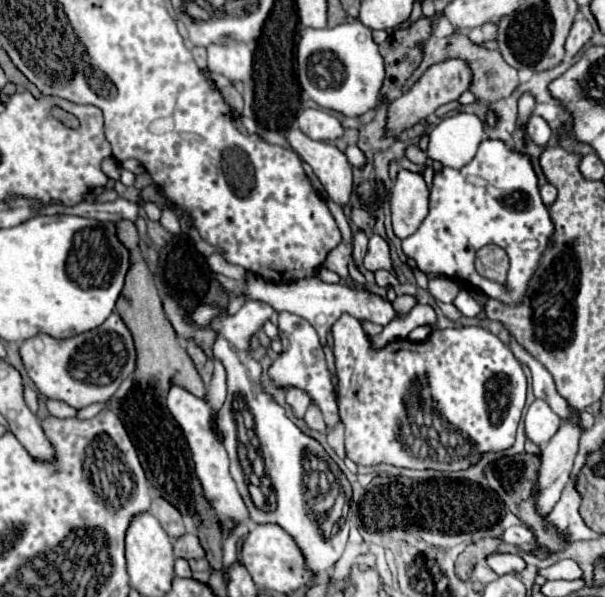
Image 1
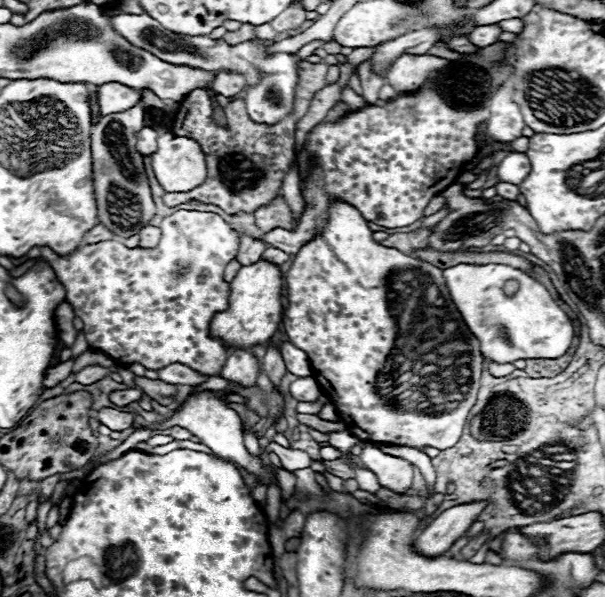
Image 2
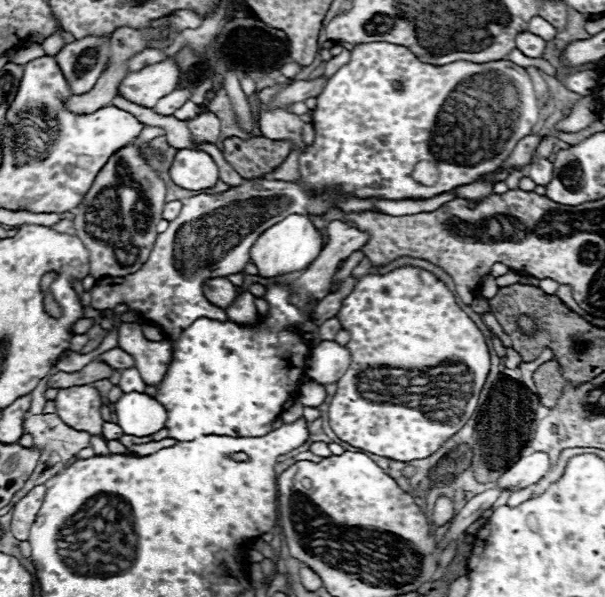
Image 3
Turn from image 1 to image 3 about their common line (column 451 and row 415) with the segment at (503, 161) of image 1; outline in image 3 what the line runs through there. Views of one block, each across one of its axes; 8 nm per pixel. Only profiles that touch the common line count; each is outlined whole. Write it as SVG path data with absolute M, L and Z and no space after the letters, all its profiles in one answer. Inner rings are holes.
M272 284L266 290L266 302L270 304L270 316L262 316L256 324L256 328L246 328L246 326L238 326L234 322L218 322L218 320L210 320L210 318L198 318L194 324L190 324L190 328L186 328L182 332L182 336L178 338L178 342L174 342L174 358L172 364L168 368L166 378L162 380L160 388L158 388L158 402L166 408L168 412L168 420L166 420L166 428L170 430L170 438L176 440L194 440L198 436L208 436L208 434L216 434L216 436L264 436L266 432L272 430L274 420L278 418L278 414L282 412L282 404L288 396L294 396L298 390L298 378L304 374L306 368L306 356L310 352L310 348L306 344L302 344L302 338L298 334L298 326L304 322L304 314L288 304L288 292L282 290L282 284Z

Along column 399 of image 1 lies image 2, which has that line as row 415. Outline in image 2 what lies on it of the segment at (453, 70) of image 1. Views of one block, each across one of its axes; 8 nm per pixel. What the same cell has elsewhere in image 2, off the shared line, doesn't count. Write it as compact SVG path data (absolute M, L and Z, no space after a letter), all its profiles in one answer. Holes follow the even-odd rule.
M102 408L96 418L98 418L100 424L108 426L114 432L122 432L122 430L126 430L126 428L130 428L134 424L134 414L120 412L116 408Z

